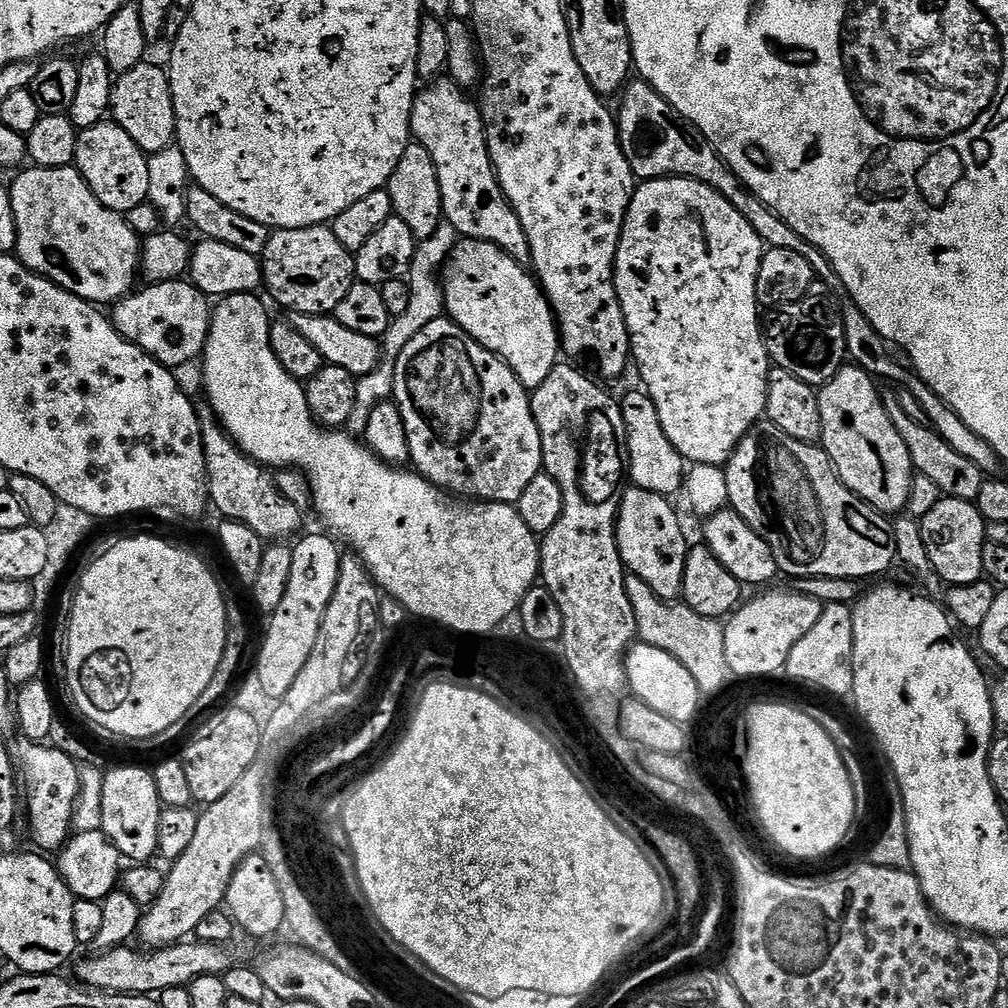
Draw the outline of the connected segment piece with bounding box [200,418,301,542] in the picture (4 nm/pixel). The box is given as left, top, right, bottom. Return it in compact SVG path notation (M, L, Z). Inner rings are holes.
M205 419L200 425L200 452L204 455L206 496L225 520L237 520L248 526L265 542L284 542L287 536L295 537L301 531L300 508L292 500L280 496L267 476L265 465L257 464L236 447L228 433L215 419Z

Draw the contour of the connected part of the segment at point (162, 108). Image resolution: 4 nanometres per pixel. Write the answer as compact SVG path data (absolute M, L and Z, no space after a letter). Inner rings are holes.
M141 62L134 70L119 73L115 77L108 106L111 123L122 126L137 146L151 154L171 148L176 134L176 115L168 85L168 74L163 67L155 68L149 62Z

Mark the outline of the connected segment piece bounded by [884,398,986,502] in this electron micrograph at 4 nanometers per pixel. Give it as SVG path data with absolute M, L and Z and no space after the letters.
M885 399L884 409L890 422L894 422L894 430L898 430L902 442L906 442L906 450L910 450L913 469L919 475L921 472L940 491L940 494L975 502L978 498L978 490L982 490L984 485L985 473L981 472L978 466L974 466L974 462L970 462L970 458L962 458L962 454L950 450L950 446L942 440L939 434L933 432L927 423L921 422L919 419L917 419L918 421L911 420L904 413L904 408L898 401Z

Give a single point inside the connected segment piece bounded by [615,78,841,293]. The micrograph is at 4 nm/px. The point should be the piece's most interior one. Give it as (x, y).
(657, 142)

